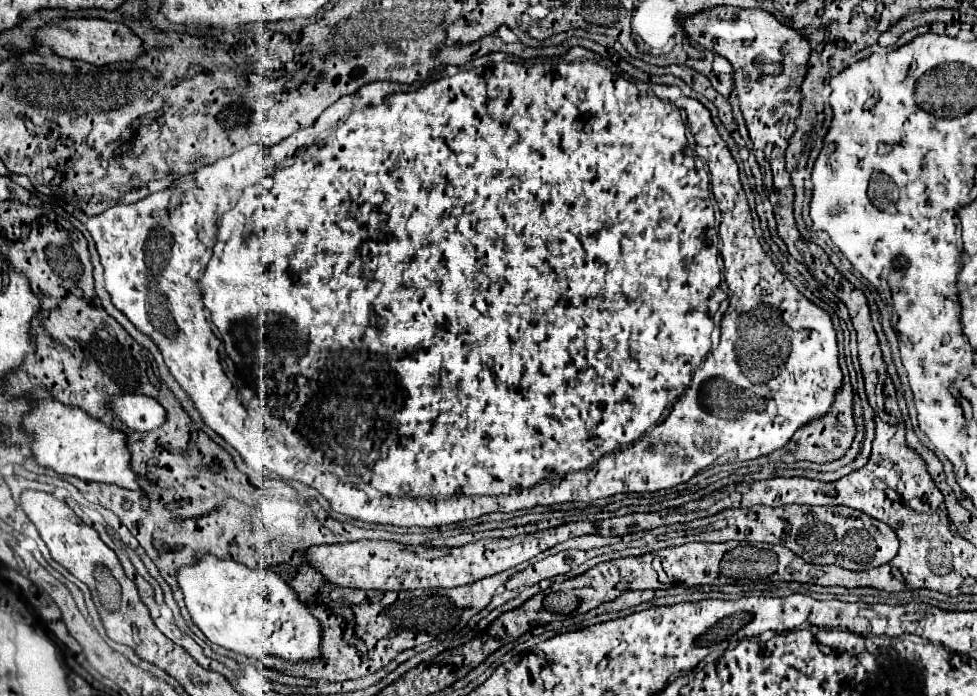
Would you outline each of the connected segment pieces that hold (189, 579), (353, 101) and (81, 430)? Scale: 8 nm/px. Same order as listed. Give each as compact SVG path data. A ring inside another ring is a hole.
M203 554L195 564L177 570L177 582L191 620L213 644L247 658L277 656L293 664L321 658L321 622L275 570L247 568L233 560Z
M573 48L573 50L569 50L569 52L567 52L567 54L565 54L565 58L573 58L573 60L579 60L579 62L565 62L565 60L561 60L561 58L557 58L557 60L551 60L551 62L539 62L539 64L519 64L519 62L521 62L521 60L519 60L519 58L515 58L515 56L511 56L511 60L503 60L503 62L497 62L497 64L487 64L487 66L479 66L479 68L469 68L469 70L459 70L459 72L457 72L457 74L455 74L455 76L445 76L445 78L441 78L441 80L435 80L435 82L431 82L431 84L429 84L429 86L423 86L423 88L419 88L419 90L407 90L407 92L395 92L395 91L396 91L396 90L395 90L395 86L394 86L394 83L393 83L393 82L389 82L389 81L375 81L375 82L372 82L372 83L369 83L369 84L366 84L366 85L364 85L364 86L363 86L363 88L361 88L361 90L357 90L357 92L355 92L355 94L351 94L351 96L343 96L343 98L339 98L339 100L337 100L337 102L335 102L335 104L333 104L333 106L329 106L329 108L327 108L327 110L325 110L325 112L323 112L323 114L321 114L321 116L319 116L319 118L317 118L317 120L316 120L316 121L315 121L315 124L313 124L313 125L312 125L312 126L310 126L310 127L309 127L309 128L305 128L305 129L300 129L300 130L299 130L299 132L295 132L295 134L293 134L293 138L287 138L287 140L283 140L283 142L285 142L285 144L283 144L283 142L279 142L279 143L278 143L278 144L277 144L277 146L271 146L271 148L261 148L261 146L249 146L249 148L243 148L243 150L239 150L239 152L235 152L235 154L231 154L231 156L227 156L227 158L223 158L223 160L217 160L217 162L215 162L215 164L211 164L211 166L203 166L203 168L199 168L199 170L197 170L197 172L193 172L193 174L191 174L191 190L189 190L189 192L187 192L187 194L185 194L185 192L183 192L183 194L181 194L181 192L179 192L179 196L181 196L181 200L183 200L183 202L181 202L181 200L179 200L179 204L177 204L177 206L173 206L173 204L171 204L171 196L169 196L169 192L157 192L157 194L149 194L149 196L147 196L147 198L143 198L143 200L139 200L139 202L135 202L135 204L119 204L119 206L113 206L113 208L109 208L109 210L105 210L105 212L103 212L103 214L97 214L97 216L87 216L87 214L83 214L83 212L81 212L81 210L77 210L77 208L75 208L75 210L73 210L73 216L75 216L75 218L77 218L77 220L79 220L79 222L81 222L81 224L85 224L85 228L87 228L87 230L89 230L89 232L91 232L91 236L93 236L93 240L95 240L95 246L97 246L97 252L99 252L99 256L101 256L101 264L103 264L103 268L105 268L105 290L107 290L107 292L109 292L109 294L111 294L111 300L113 300L113 304L115 304L115 308L119 308L119 310L121 310L121 312L123 312L123 314L125 314L125 316L127 316L127 318L129 318L129 320L131 320L131 322L133 322L133 324L135 324L135 326L137 326L137 328L139 328L139 330L141 330L141 332L143 332L143 334L147 334L147 336L149 336L149 338L151 338L151 340L153 340L153 342L155 342L155 344L157 344L157 346L159 346L159 350L161 350L161 354L163 354L163 358L165 358L165 364L167 364L167 368L169 368L169 370L171 370L171 374L173 374L173 376L175 376L175 380L177 380L177 382L179 382L179 384L181 384L181 388L183 388L183 390L185 390L185 392L187 392L187 394L189 394L189 396L191 396L191 400L193 400L193 402L195 402L195 406L197 406L197 410L199 410L199 412L201 412L201 416L203 416L203 420L205 420L205 424L207 424L207 426L209 426L209 428L211 428L211 430L215 430L215 432L217 432L217 434L219 434L219 436L221 436L221 438L223 438L223 440L225 440L225 442L229 442L229 444L231 444L231 446L233 446L233 448L235 448L235 450L237 450L237 452L239 452L239 454L241 454L241 458L243 458L243 460L245 460L245 464L247 464L247 466L251 466L251 468L253 468L253 470L271 470L271 472L277 472L277 474L279 474L279 476L283 476L283 478L295 478L295 480L299 480L299 482L303 482L303 484L307 484L307 486L311 486L311 488L317 488L317 490L319 490L319 492L321 492L321 494L323 494L323 496L325 496L325 498L327 498L327 500L329 500L329 502L331 502L331 506L333 506L333 510L335 510L335 512L341 512L341 514L345 514L345 516L351 516L351 518L357 518L357 520L365 520L365 522L377 522L377 524L393 524L393 526L425 526L425 528L431 528L431 526L443 526L443 524L453 524L453 522L459 522L459 520L463 520L463 518L477 518L477 516L481 516L481 514L489 514L489 512L515 512L515 510L523 510L523 508L533 508L533 506L537 506L537 505L542 505L542 506L543 506L543 505L545 505L545 506L551 506L551 505L553 505L553 504L563 504L563 502L575 502L575 500L581 500L581 502L591 502L591 500L597 500L597 498L607 498L607 496L613 496L613 494L623 494L623 492L657 492L657 490L663 490L663 488L671 488L671 486L677 486L677 484L681 484L681 482L687 482L687 480L689 480L689 478L693 478L693 476L695 476L695 474L697 474L697 472L701 472L701 470L703 470L703 468L707 468L707 466L709 466L709 464L713 464L713 462L715 462L715 464L727 464L727 462L735 462L735 460L755 460L755 458L759 458L759 456L765 456L765 454L769 454L769 452L775 452L775 450L779 450L779 448L783 448L783 446L785 446L785 444L787 444L787 442L789 442L789 440L791 440L791 436L793 436L793 434L795 434L795 430L799 430L799 428L801 428L801 426L805 426L805 424L809 424L809 422L811 422L811 420L815 420L815 418L819 418L819 416L825 416L825 414L827 414L827 412L829 412L829 408L831 408L831 404L833 404L833 402L835 402L835 396L837 396L837 392L839 392L839 390L841 390L841 388L843 388L843 374L841 374L841 368L839 368L839 360L837 360L837 354L839 354L839 350L837 350L837 340L835 340L835 328L833 328L833 322L831 322L831 318L829 318L829 314L827 314L827 312L825 312L825 310L821 310L821 308L819 308L819 306L815 306L815 304L813 304L813 302L809 302L809 300L807 300L807 298L805 298L805 296L803 296L803 294L801 294L801 292L799 292L799 290L797 290L797 288L795 288L795 284L793 284L793 282L789 282L789 280L787 280L787 278L785 278L785 276L783 276L783 274L781 274L781 272L779 272L779 270L777 270L777 268L775 268L775 264L773 264L773 260L771 260L771 258L769 258L769 256L767 256L767 254L765 254L765 250L763 250L763 248L761 248L761 244L759 244L759 238L757 238L757 234L755 234L755 228L753 228L753 218L752 218L752 216L751 216L751 210L750 210L750 208L749 208L749 206L748 206L748 202L747 202L747 198L746 198L746 196L745 196L745 192L743 192L743 186L741 186L741 180L739 180L739 168L737 168L737 162L735 162L735 160L733 160L733 156L731 156L731 152L729 152L729 148L727 148L727 144L725 144L725 140L723 140L723 138L721 138L721 136L719 136L719 132L717 132L717 128L715 128L715 124L713 124L713 120L711 120L711 112L709 112L709 110L707 110L707 108L705 108L705 106L703 106L703 104L701 104L701 102L699 102L699 100L693 100L693 98L685 98L685 96L683 96L683 94L681 94L681 90L679 90L679 88L675 88L675 86L659 86L659 84L655 84L655 86L653 86L653 88L651 88L651 90L653 90L653 94L647 94L647 86L645 86L645 84L639 84L639 86L637 86L637 84L635 84L635 82L629 82L629 80L625 80L625 78L623 78L623 76L619 76L619 74L611 74L611 70L607 70L607 68L605 68L605 66L601 66L601 64L597 64L597 62L595 62L595 54L593 54L593 52L589 52L589 50L585 50L585 48ZM675 107L676 107L676 108L677 108L677 110L680 110L680 109L683 109L683 110L685 110L685 112L686 112L686 113L687 113L687 122L688 122L688 126L686 126L686 124L685 124L685 123L684 123L684 122L683 122L683 120L681 120L681 114L680 114L680 111L677 111L677 110L675 110ZM689 131L691 131L691 134L693 134L693 135L692 135L692 137L693 137L693 139L695 139L695 148L696 148L696 149L695 149L695 152L697 152L697 154L699 154L699 156L701 156L701 158L704 158L704 160L705 160L705 161L706 161L706 162L707 162L707 164L708 164L708 167L709 167L709 172L710 172L710 177L711 177L711 179L710 179L710 183L711 183L711 188L709 188L709 174L707 174L707 170L705 170L705 168L703 168L703 162L699 162L699 158L697 158L697 156L693 156L693 154L691 154L691 150L689 150L689 148L687 148L687 141L688 141L688 139L687 139L687 138L685 138L685 137L687 137L687 135L688 135L688 132L689 132ZM711 191L712 191L712 194L713 194L713 196L714 196L714 198L715 198L715 200L716 200L716 201L717 201L717 204L718 204L718 207L719 207L719 209L720 209L720 212L721 212L721 222L720 222L720 224L719 224L719 234L717 234L717 230L715 230L715 216L713 216L713 206L711 206ZM213 234L215 234L215 238L217 238L217 244L215 244L215 248L213 248L213 242L211 242L211 240L209 240L209 236L213 236ZM211 318L213 318L213 322L215 322L215 326L217 326L217 328L219 328L219 332L221 332L221 338L223 338L223 344L225 344L225 352L227 352L227 358L229 358L229 360L231 360L231 362L233 362L233 368L231 368L231 370L230 370L230 372L225 372L225 371L226 371L226 370L224 370L224 365L222 365L222 366L221 366L221 362L219 362L219 346L221 346L221 342L219 342L219 340L217 340L217 336L215 336L215 332L213 332L213 322L211 322ZM713 318L722 318L722 320L721 320L721 338L719 338L719 346L717 346L717 348L715 348L715 349L711 349L711 348L712 348L712 346L711 346L711 332L713 332L713 328L715 328L715 322L713 322ZM231 381L232 381L232 382L233 382L233 384L234 384L234 387L235 387L235 388L237 388L237 389L236 389L236 390L237 390L237 391L238 391L238 393L239 393L239 394L240 394L240 393L241 393L241 396L243 396L243 398L245 398L245 400L247 400L247 402L246 402L246 403L249 403L249 404L251 404L251 406L253 406L253 408L254 408L254 425L253 425L253 424L251 424L251 418L249 418L249 414L247 414L247 412L245 412L245 406L243 406L243 404L241 404L241 400L239 400L239 398L237 398L237 396L233 396L233 388L231 388ZM671 404L673 404L673 408L671 408L671 412L669 412L669 414L667 414L667 418L665 418L665 420L663 420L663 422L661 422L661 424L657 424L657 426L655 426L655 428L653 428L653 430L651 430L651 432L647 432L647 430L649 430L649 428L651 428L651 426L653 426L653 424L655 424L655 422L657 422L657 420L659 420L659 418L661 418L661 414L663 414L663 410L665 410L665 408L667 408L667 406L671 406ZM527 484L529 484L529 488L523 488L523 490L521 490L521 492L517 492L517 494L509 494L509 492L511 492L511 490L513 490L513 488L521 488L521 486L527 486Z
M37 388L29 393L34 401L27 418L21 420L23 432L29 436L33 458L39 466L51 468L57 474L69 474L85 482L113 484L125 490L139 490L137 474L131 468L131 450L127 448L127 434L107 426L101 420L89 418L87 412L65 406L56 401L49 391Z

